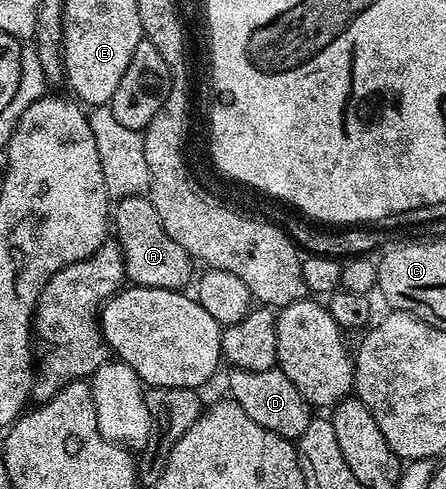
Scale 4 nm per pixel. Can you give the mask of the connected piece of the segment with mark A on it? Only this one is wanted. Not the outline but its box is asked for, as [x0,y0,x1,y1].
[114,195,194,290]

